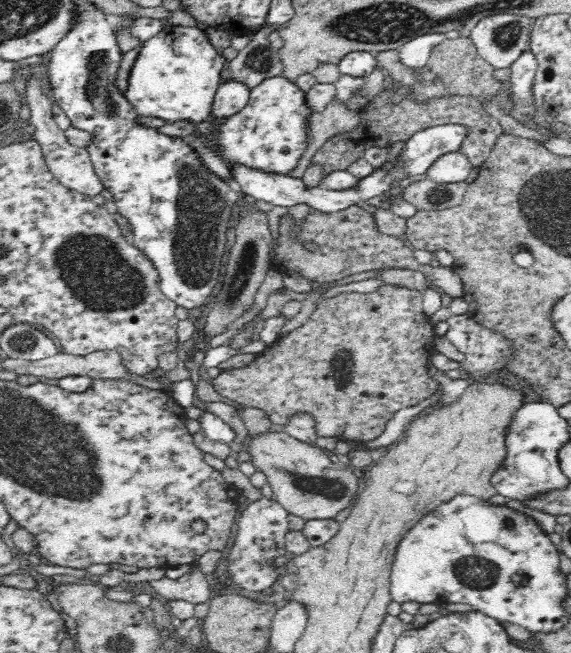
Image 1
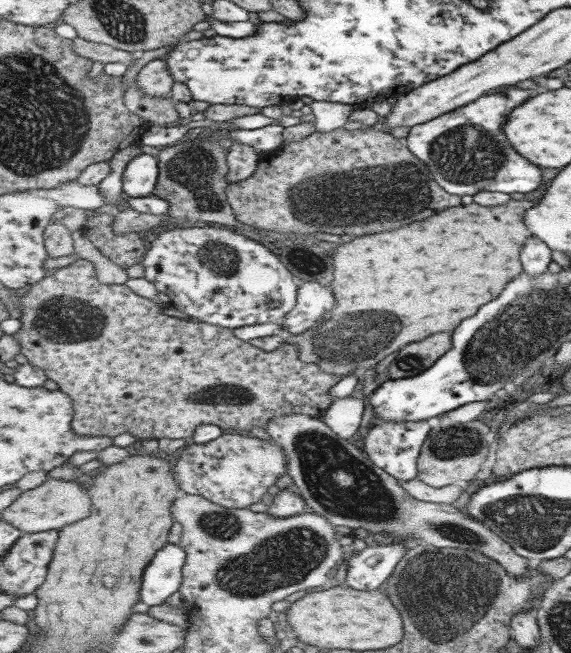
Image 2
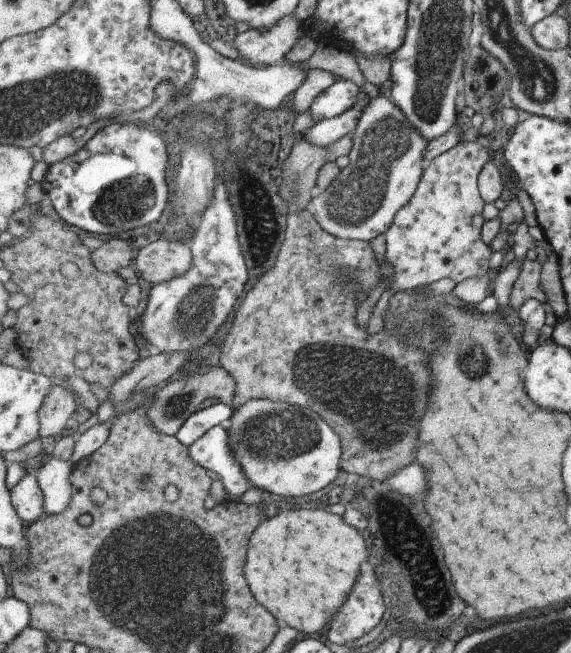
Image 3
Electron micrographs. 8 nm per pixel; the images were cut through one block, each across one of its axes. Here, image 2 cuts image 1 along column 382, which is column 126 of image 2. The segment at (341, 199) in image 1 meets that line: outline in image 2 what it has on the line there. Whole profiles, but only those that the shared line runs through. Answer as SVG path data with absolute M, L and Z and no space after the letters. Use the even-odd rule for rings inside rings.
M141 153L133 157L123 172L123 191L129 197L150 197L158 183L158 157Z

